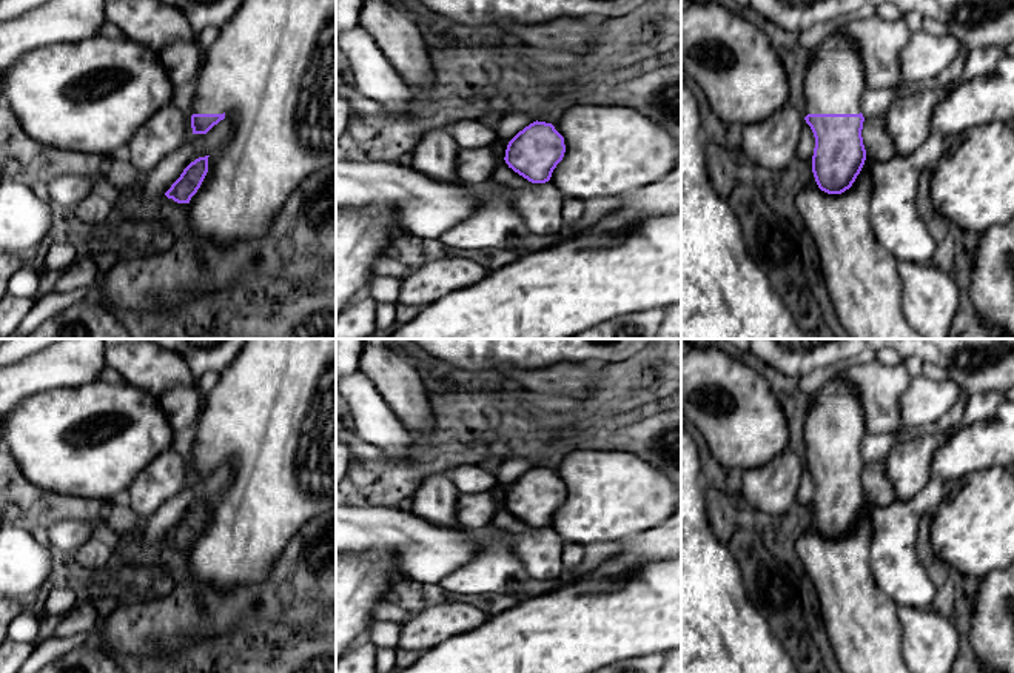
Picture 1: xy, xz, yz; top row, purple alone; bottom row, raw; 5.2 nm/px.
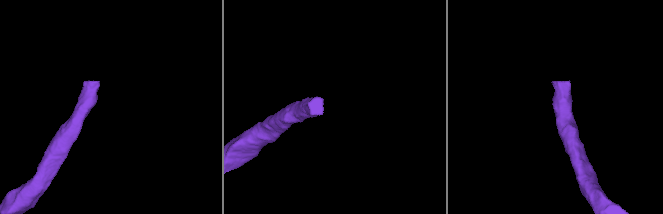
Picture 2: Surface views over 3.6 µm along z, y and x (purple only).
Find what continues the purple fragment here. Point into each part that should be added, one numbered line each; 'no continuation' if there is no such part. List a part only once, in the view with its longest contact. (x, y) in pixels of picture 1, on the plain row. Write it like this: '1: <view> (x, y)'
1: yz (862, 626)

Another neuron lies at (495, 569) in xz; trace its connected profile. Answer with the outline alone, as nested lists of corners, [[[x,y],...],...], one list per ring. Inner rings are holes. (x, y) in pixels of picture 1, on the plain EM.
[[[489,524],[468,530],[479,536],[479,550],[458,571],[445,576],[439,585],[459,594],[516,594],[530,581],[522,562],[510,544],[512,534]]]

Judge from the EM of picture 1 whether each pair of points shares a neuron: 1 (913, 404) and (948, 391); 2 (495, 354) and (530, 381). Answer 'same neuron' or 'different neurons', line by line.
1: same neuron
2: different neurons

